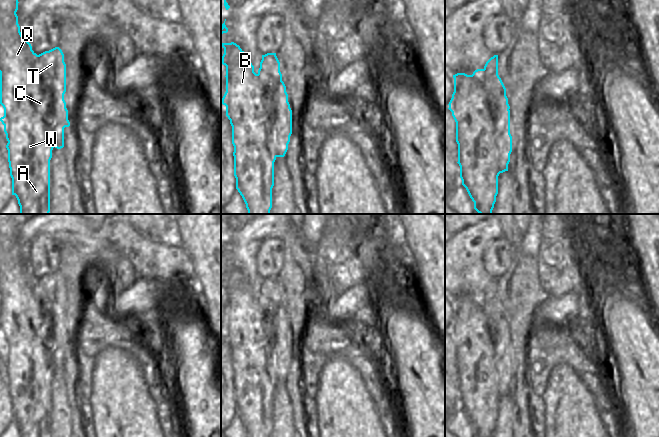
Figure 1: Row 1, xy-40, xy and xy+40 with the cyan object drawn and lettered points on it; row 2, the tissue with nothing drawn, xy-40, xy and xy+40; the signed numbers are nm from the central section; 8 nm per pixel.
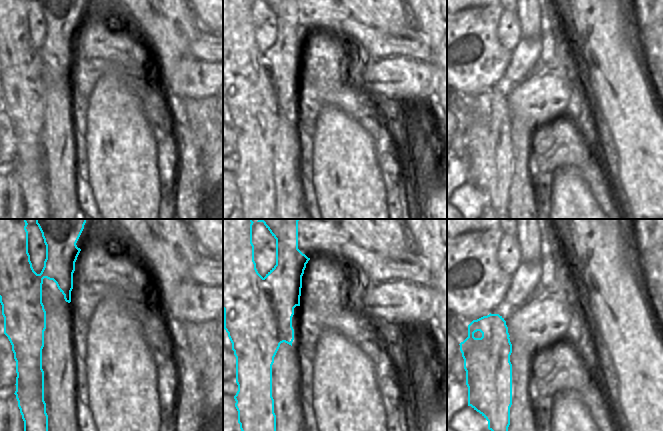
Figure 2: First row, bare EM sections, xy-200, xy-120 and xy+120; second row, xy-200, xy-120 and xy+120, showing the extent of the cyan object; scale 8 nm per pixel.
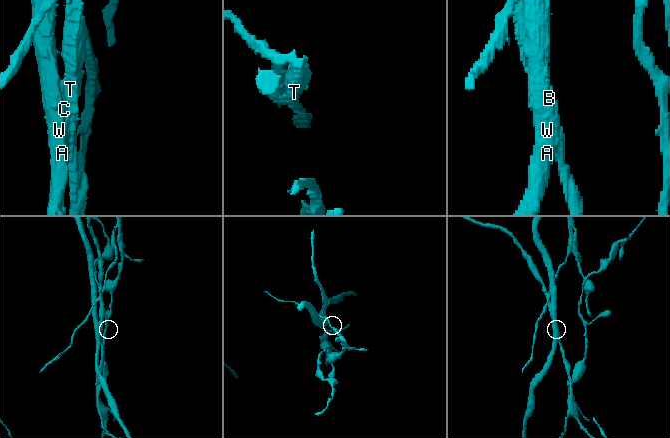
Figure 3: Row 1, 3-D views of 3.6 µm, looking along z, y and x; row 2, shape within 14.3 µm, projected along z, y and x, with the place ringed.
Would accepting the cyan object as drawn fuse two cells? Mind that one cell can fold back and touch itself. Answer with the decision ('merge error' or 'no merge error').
merge error

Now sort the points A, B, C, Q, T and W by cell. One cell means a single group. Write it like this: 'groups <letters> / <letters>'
groups A B C Q W / T

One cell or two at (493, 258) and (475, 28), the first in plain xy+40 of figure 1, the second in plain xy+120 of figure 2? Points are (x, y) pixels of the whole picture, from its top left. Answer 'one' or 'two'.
two

